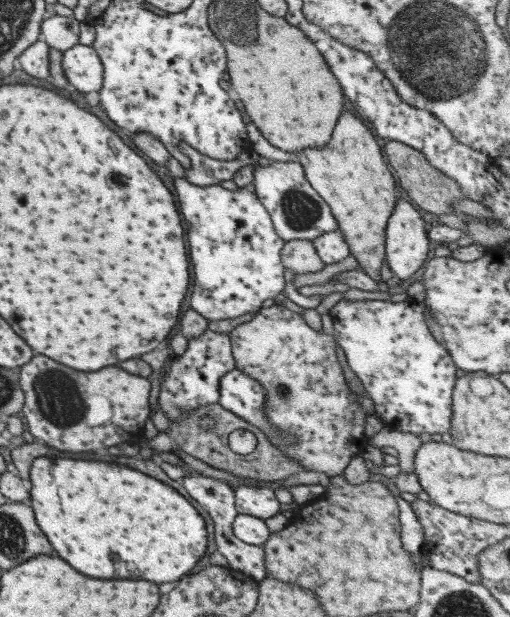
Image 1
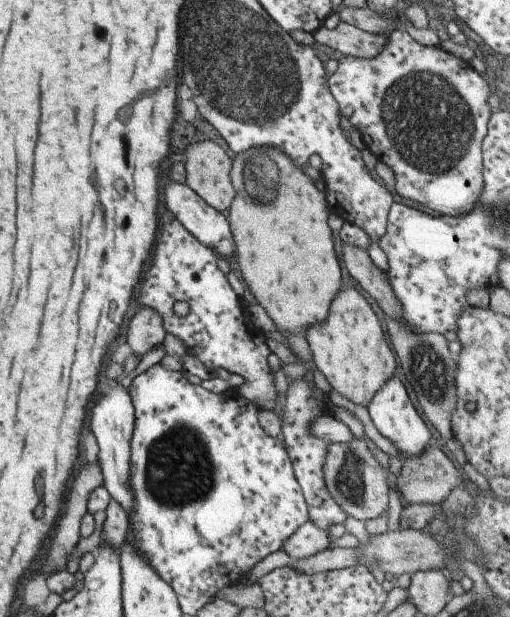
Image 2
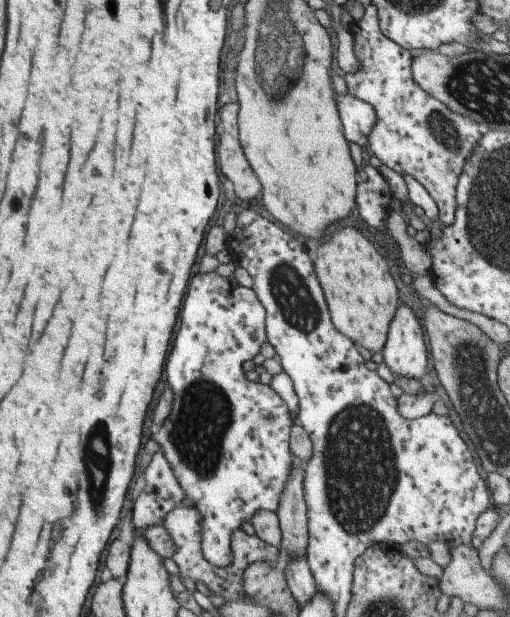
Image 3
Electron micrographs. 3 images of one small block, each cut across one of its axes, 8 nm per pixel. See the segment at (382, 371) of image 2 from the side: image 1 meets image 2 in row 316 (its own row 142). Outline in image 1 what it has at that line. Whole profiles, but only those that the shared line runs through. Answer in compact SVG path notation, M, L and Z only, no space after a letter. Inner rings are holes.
M354 111L342 112L331 133L330 139L321 148L308 148L295 154L295 160L302 166L305 178L311 188L327 203L333 218L337 223L337 230L341 230L344 242L350 248L350 254L358 262L362 270L375 282L381 281L379 268L384 260L384 238L387 219L393 210L395 201L395 182L389 173L387 164L383 162L383 154L371 135L370 128Z

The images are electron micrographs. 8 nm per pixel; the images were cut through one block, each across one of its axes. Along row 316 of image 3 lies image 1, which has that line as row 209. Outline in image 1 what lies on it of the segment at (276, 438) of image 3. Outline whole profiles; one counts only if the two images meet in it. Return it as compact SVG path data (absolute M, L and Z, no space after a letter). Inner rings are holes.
M173 177L173 188L177 194L177 206L181 218L187 224L187 246L189 246L189 262L193 272L189 306L208 321L237 318L247 312L256 313L262 302L273 299L282 292L284 266L280 259L280 250L284 240L274 231L270 216L251 191L243 187L237 191L229 191L218 184L195 186L183 177Z

